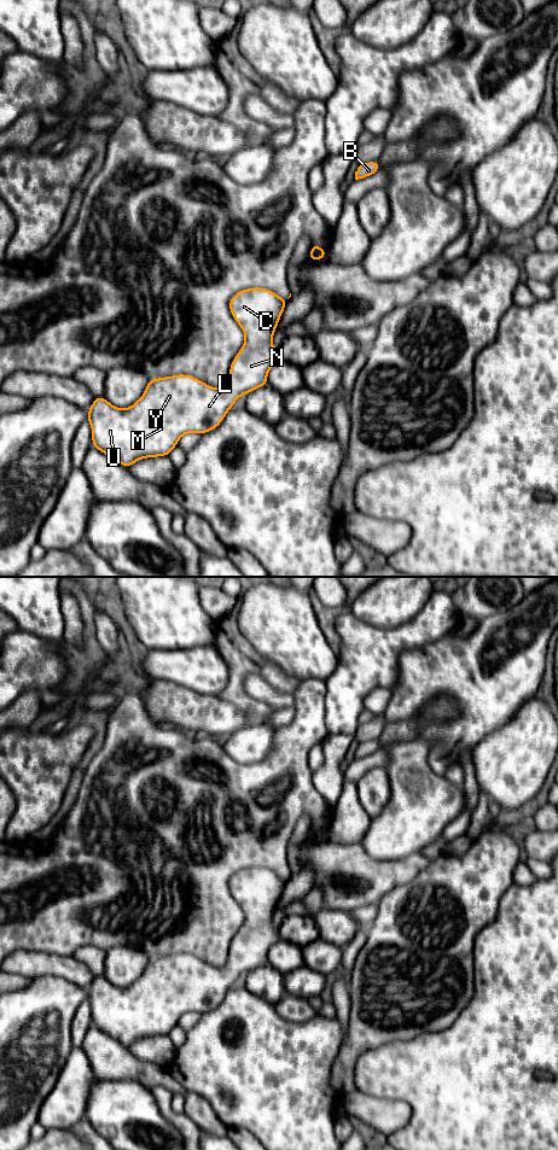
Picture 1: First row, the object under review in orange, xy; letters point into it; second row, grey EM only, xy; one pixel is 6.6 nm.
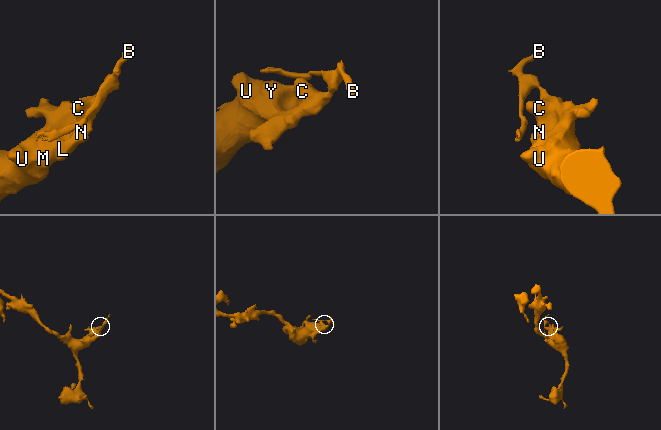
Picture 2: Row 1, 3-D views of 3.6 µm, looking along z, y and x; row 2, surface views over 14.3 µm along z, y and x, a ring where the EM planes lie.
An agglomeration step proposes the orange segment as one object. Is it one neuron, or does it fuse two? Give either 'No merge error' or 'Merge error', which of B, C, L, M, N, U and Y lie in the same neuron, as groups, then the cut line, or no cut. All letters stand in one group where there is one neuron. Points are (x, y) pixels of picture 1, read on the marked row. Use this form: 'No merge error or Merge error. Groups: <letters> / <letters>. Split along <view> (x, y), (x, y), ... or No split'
Merge error. Groups: B / C L M N U Y. Split along xy (311, 255), (318, 258)

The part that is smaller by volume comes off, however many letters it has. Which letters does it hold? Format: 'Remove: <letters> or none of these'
Remove: B

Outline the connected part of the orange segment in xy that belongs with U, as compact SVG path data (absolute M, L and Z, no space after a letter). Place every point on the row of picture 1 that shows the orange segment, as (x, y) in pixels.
M262 287L237 292L228 307L244 332L245 342L231 363L226 385L216 389L192 375L178 374L150 379L143 396L126 409L112 405L103 396L95 397L87 411L92 445L129 468L143 459L169 456L179 439L187 433L204 434L215 430L242 395L268 384L269 369L280 361L279 349L273 346L272 339L286 303L287 299Z

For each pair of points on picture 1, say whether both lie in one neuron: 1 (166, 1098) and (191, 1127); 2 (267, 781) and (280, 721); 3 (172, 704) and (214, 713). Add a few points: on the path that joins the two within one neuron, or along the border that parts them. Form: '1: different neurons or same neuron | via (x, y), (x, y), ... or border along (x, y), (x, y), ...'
1: same neuron | via (166, 1107), (174, 1118), (182, 1122)
2: different neurons | border along (294, 708), (294, 718), (275, 729)
3: same neuron | via (182, 708), (193, 713), (203, 713)

